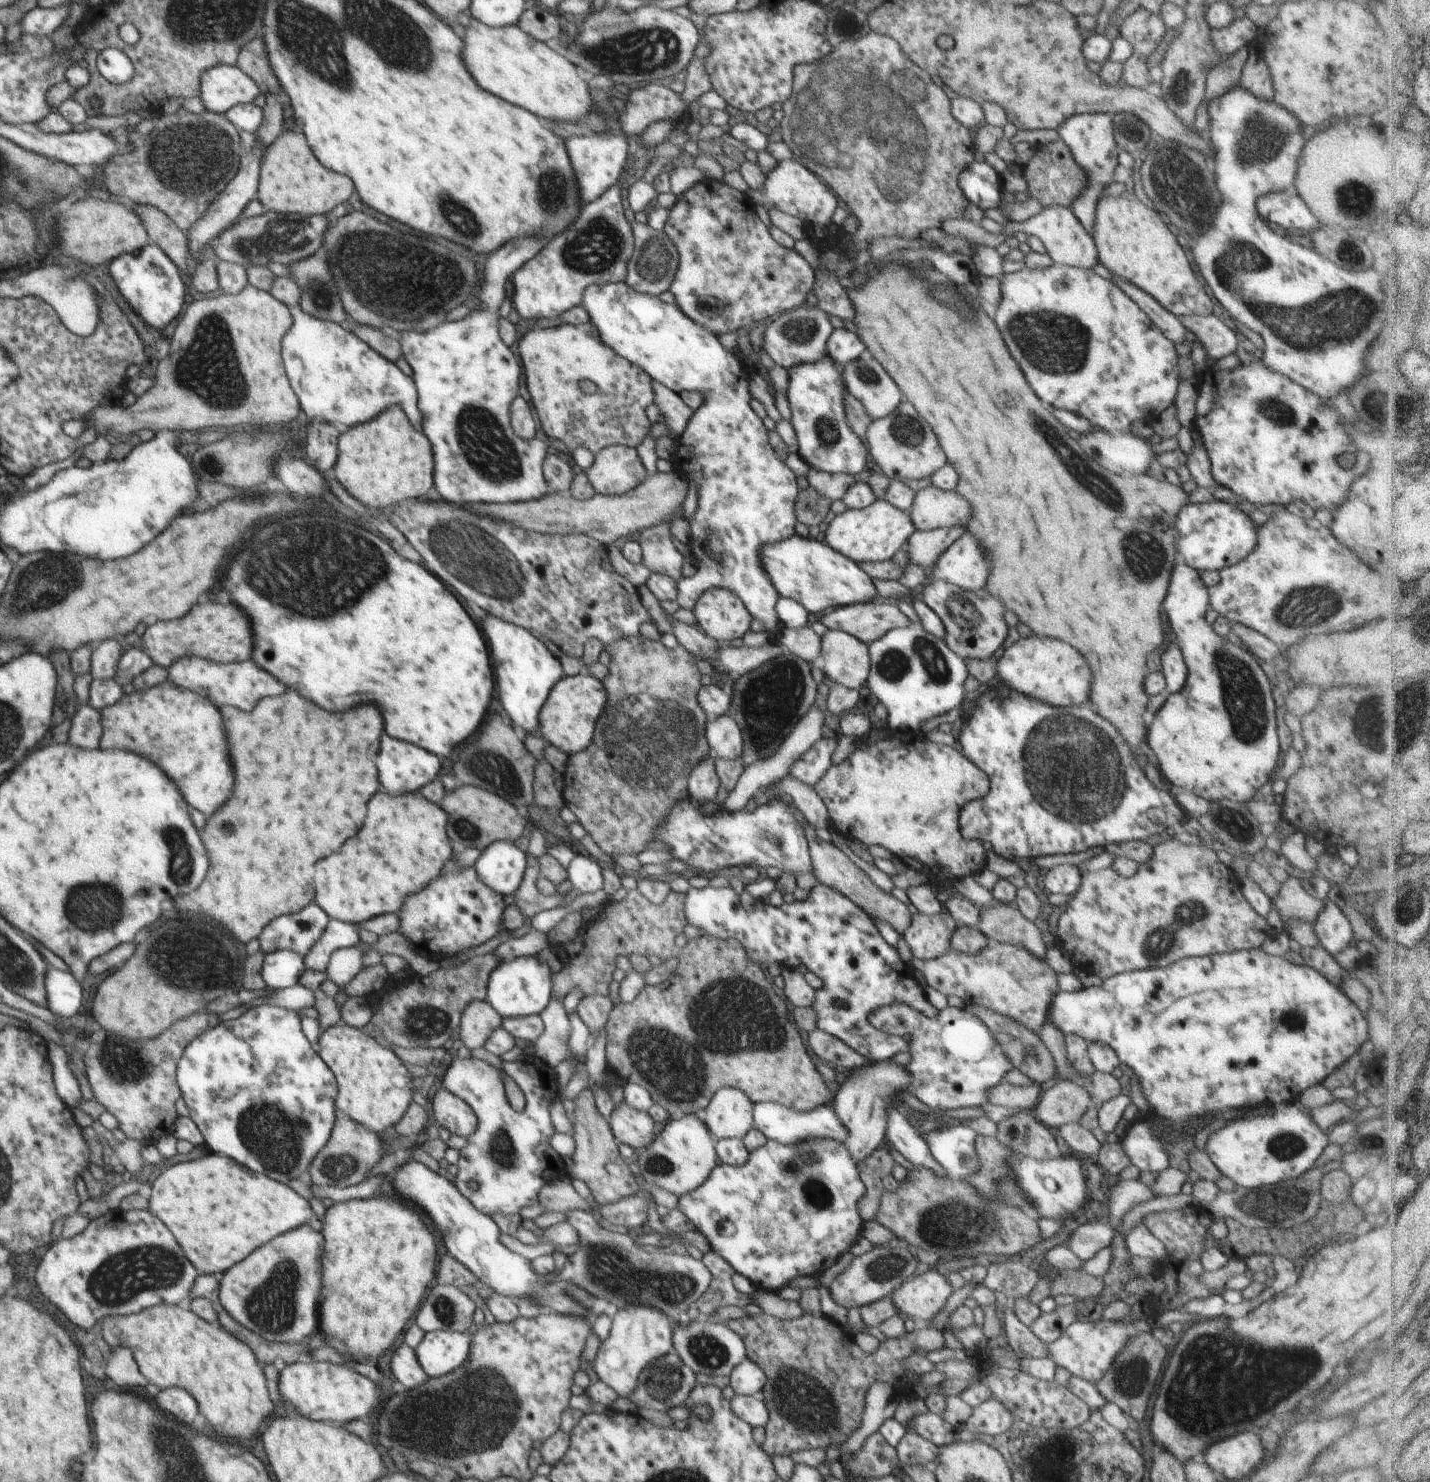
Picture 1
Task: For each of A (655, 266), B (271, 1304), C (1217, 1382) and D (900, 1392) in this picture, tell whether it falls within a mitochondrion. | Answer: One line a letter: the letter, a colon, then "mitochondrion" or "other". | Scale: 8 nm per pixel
A: mitochondrion
B: mitochondrion
C: mitochondrion
D: other

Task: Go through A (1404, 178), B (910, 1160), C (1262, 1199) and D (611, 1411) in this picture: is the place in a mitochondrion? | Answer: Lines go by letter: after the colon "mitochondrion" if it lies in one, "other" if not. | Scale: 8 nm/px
A: other
B: other
C: mitochondrion
D: other

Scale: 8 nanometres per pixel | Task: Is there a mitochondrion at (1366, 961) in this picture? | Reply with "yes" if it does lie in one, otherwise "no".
no

